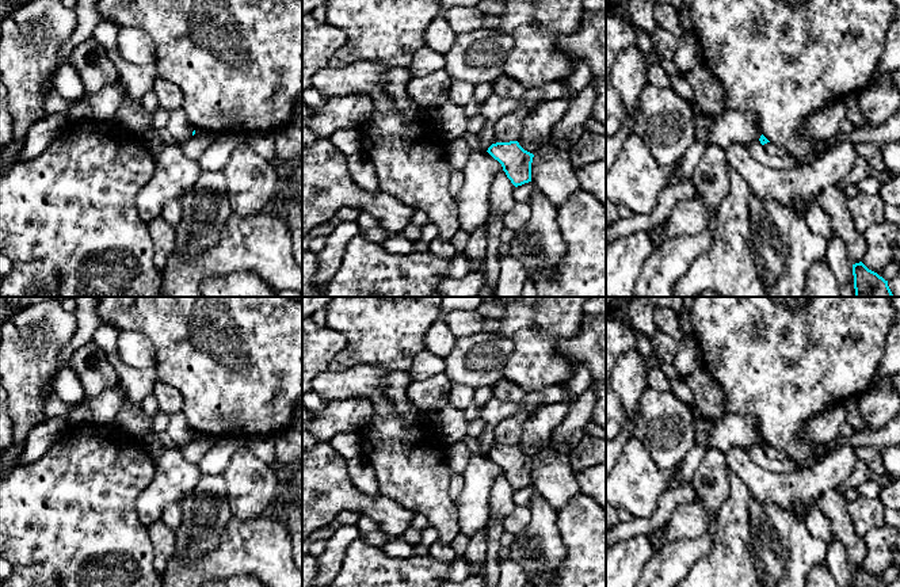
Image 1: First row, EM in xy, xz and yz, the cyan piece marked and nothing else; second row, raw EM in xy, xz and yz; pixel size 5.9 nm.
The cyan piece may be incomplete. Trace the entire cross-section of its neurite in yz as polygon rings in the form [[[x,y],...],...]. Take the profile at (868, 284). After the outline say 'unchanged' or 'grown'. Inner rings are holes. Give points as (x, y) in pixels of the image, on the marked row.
[[[862,262],[853,264],[855,297],[895,297],[888,281],[869,270]]] | unchanged

